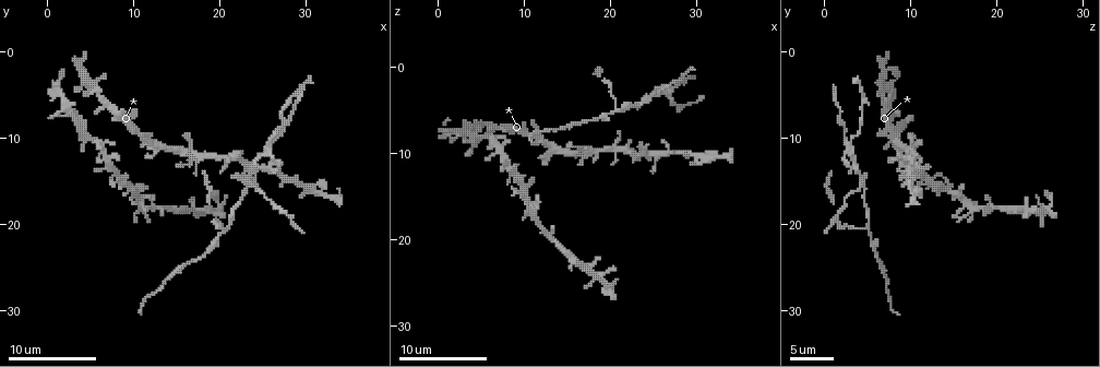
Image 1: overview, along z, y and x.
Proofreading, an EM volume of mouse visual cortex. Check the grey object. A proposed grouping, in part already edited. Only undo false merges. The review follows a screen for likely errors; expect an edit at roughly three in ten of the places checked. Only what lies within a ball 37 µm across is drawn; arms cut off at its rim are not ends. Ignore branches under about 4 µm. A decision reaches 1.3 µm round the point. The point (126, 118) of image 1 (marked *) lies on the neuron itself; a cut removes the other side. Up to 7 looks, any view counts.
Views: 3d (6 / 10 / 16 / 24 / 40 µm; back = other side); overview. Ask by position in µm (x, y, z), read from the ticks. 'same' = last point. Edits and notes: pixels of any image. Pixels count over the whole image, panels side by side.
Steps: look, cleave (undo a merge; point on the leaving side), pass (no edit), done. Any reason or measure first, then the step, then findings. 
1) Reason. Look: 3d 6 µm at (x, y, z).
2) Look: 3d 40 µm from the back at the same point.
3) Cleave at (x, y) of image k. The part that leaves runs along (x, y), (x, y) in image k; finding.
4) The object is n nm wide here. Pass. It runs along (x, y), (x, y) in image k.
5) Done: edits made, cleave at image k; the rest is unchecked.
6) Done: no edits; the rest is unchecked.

Four-way junction. Look: 3d 16 µm at (20.4, 12.2, 9.0).

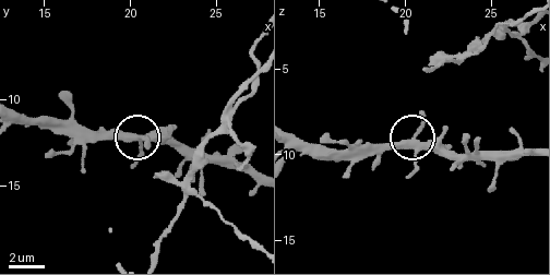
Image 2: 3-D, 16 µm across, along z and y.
4 arms meet here. Pass. Continuous, no second neuron.

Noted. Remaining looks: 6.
Look: 3d 6 µm at (20.6, 20.6, 4.8).

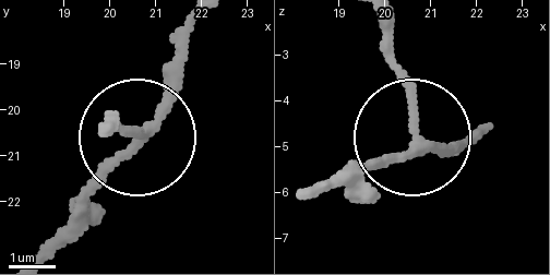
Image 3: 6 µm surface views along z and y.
Look: 3d 6 µm from the back at the same point.

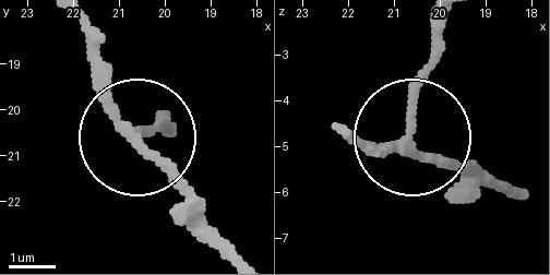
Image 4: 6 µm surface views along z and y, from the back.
The object is 190 nm wide here. Pass. One neuron here.

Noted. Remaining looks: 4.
Sudden change in width. Look: 3d 6 µm at (16.4, 24.6, 6.4).

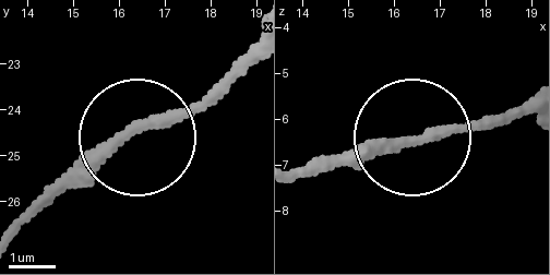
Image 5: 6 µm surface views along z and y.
Pass. One neuron here.

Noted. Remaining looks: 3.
Done: no edits; the rest is unchecked.

